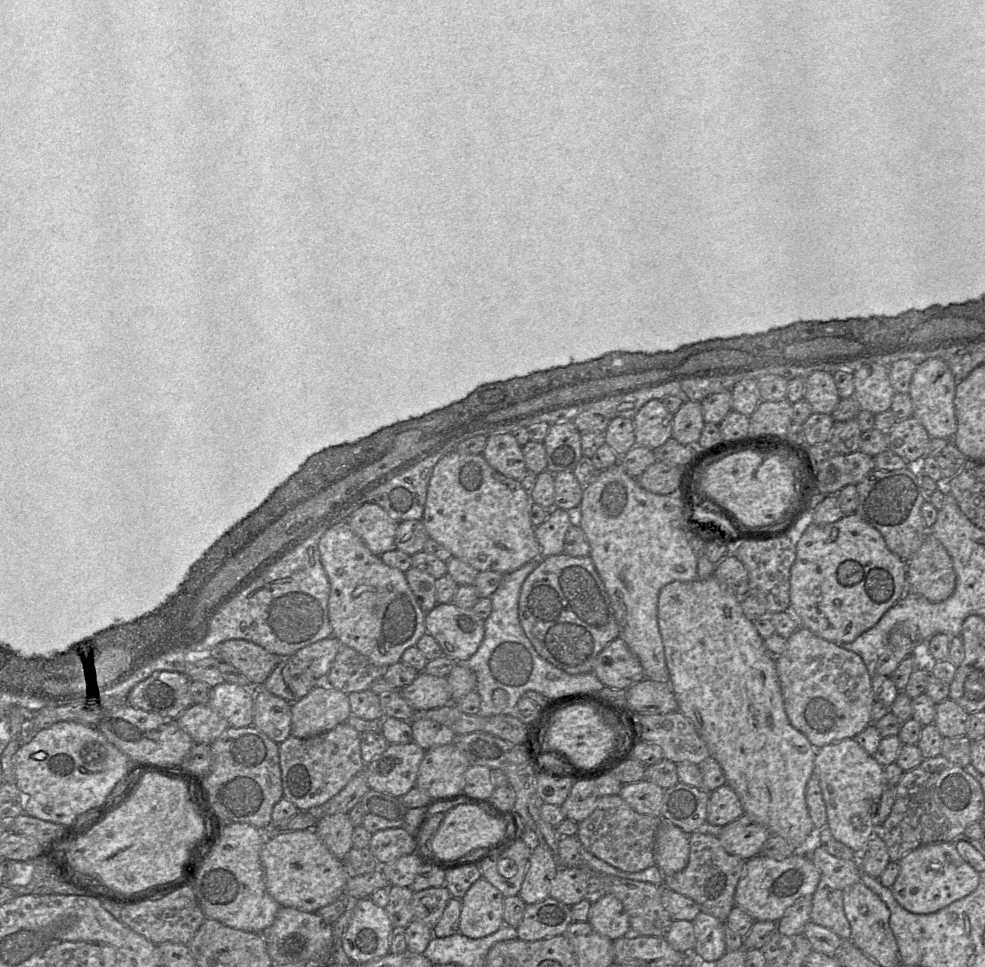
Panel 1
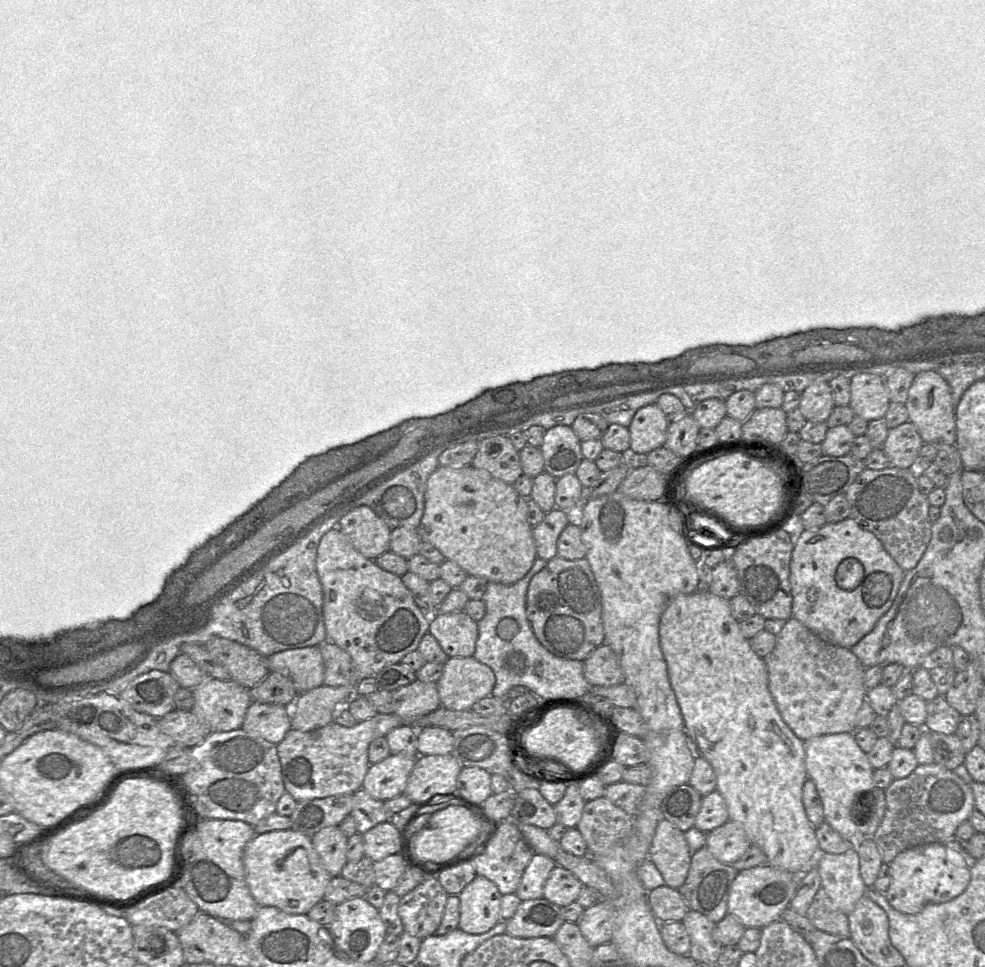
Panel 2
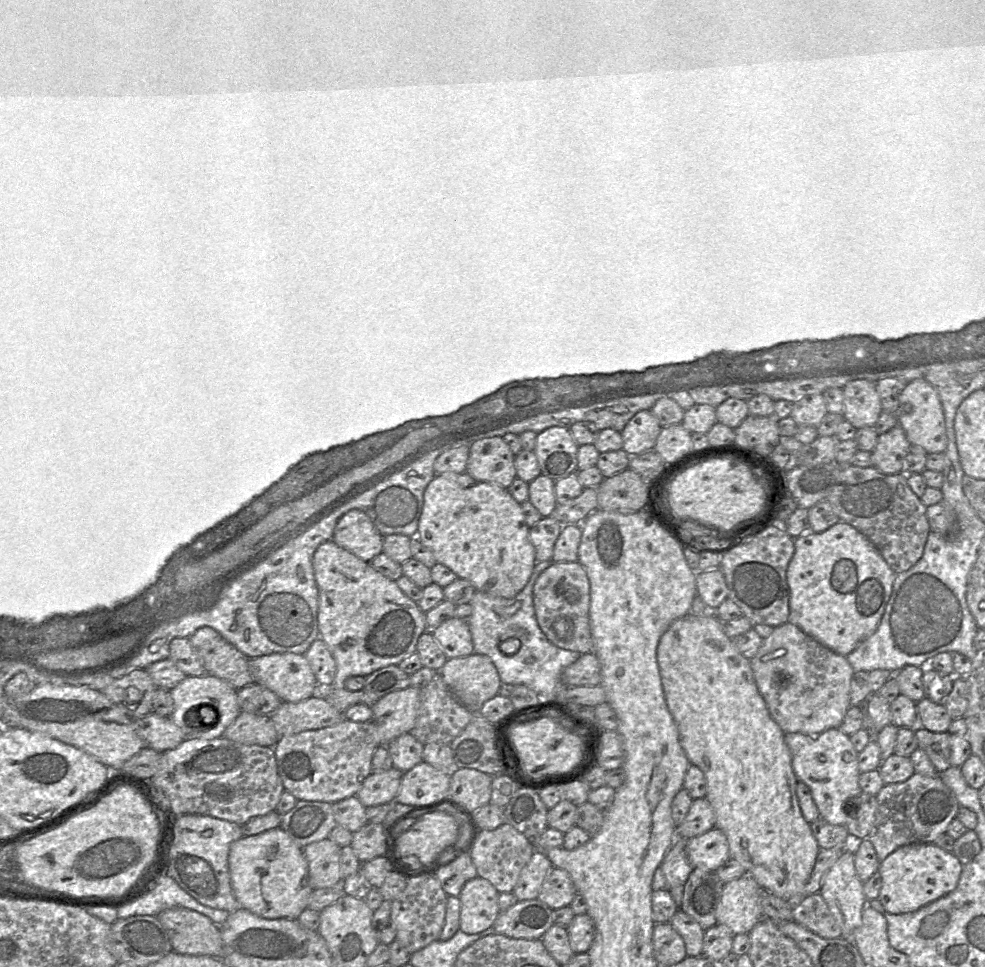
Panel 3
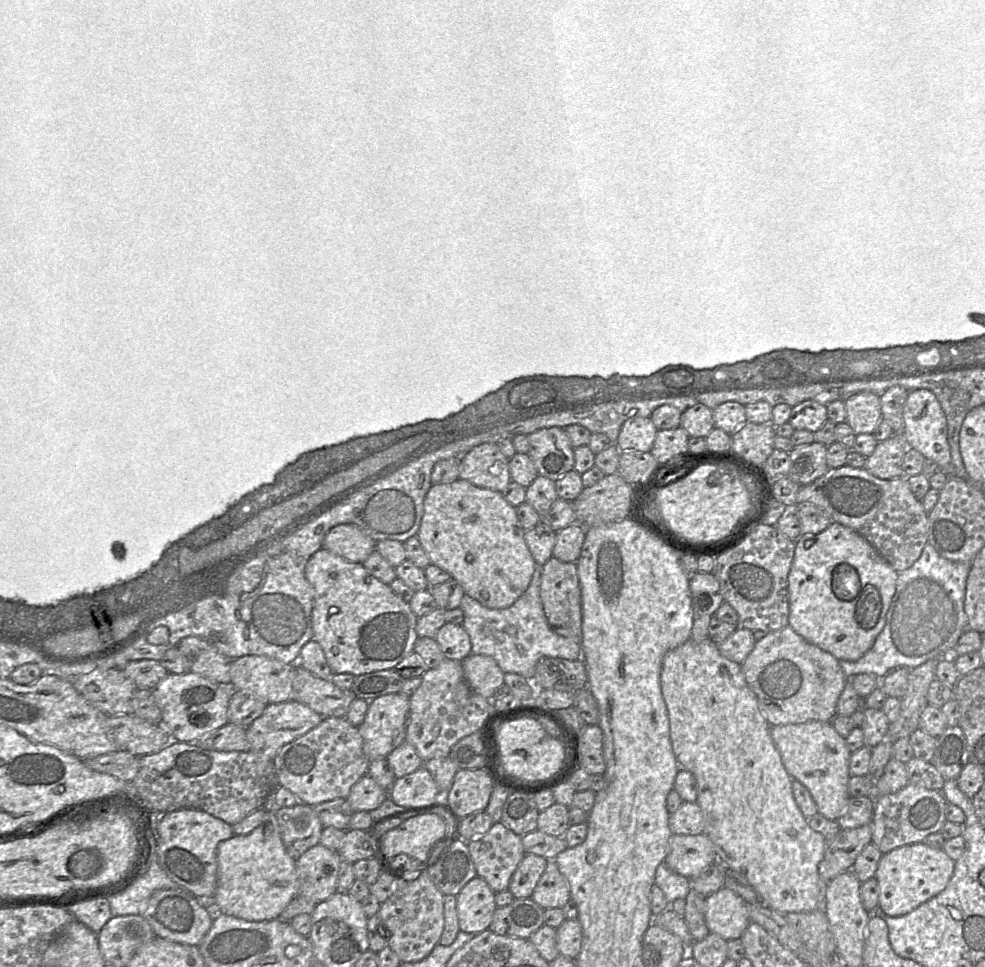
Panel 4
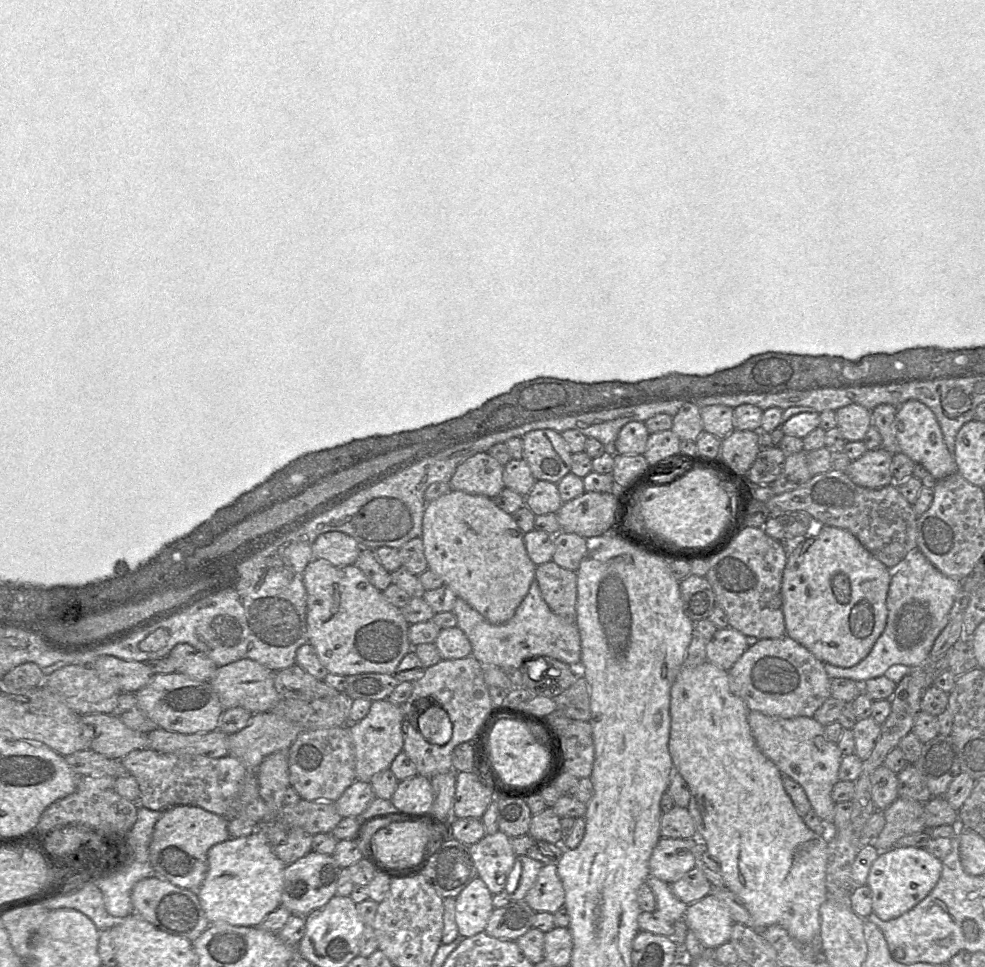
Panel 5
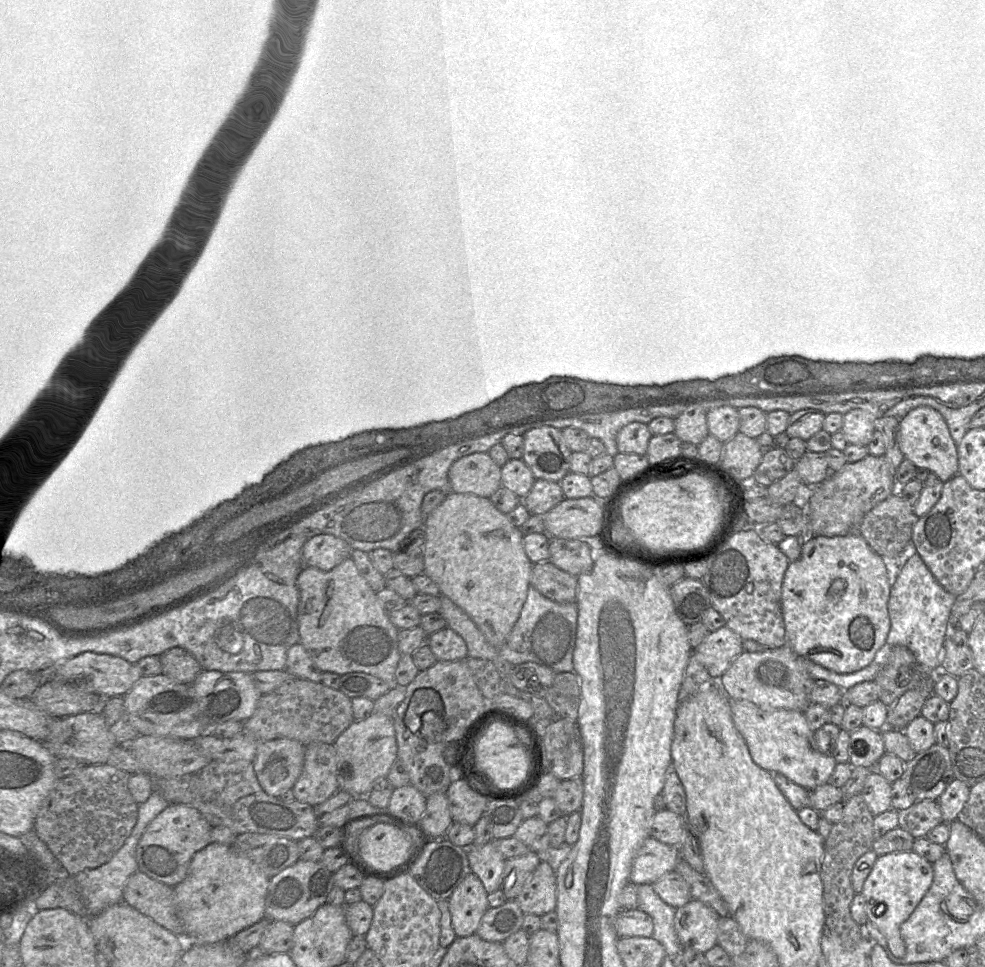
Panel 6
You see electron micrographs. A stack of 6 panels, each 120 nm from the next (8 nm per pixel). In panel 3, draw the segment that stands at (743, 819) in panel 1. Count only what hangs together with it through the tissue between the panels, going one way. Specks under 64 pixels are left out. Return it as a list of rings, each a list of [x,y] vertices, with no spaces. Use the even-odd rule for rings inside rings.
[[[717,827],[688,839],[686,853],[693,868],[710,871],[715,871],[730,858],[727,838]]]

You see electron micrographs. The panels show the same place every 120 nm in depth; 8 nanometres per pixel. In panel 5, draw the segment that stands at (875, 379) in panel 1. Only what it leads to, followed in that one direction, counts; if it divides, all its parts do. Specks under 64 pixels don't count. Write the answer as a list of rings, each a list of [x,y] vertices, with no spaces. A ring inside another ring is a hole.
[[[849,404],[835,413],[837,428],[846,441],[863,441],[867,430],[872,425],[871,411],[858,404]]]

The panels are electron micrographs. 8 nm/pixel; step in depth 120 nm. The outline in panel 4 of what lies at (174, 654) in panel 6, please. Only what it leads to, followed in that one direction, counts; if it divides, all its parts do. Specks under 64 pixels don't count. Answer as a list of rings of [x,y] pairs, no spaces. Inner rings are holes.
[[[188,637],[176,647],[189,660],[191,672],[218,684],[231,686],[230,667],[233,659],[222,654],[214,645],[198,637]]]

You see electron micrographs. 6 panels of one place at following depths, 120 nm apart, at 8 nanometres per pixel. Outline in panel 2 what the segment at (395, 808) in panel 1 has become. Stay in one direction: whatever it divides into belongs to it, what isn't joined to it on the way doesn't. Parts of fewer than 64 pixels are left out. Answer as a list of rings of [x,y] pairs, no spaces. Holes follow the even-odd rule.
[[[364,789],[354,792],[352,796],[350,815],[354,818],[356,830],[360,834],[366,833],[380,823],[389,822],[395,814],[385,809],[384,801],[374,799]]]

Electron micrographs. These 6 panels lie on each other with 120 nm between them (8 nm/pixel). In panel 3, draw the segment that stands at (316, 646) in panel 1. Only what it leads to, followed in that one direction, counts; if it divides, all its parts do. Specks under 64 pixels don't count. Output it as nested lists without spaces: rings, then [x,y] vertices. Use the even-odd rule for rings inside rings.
[[[273,653],[249,658],[249,670],[254,683],[273,691],[282,702],[310,698],[317,686],[309,662],[302,654]]]

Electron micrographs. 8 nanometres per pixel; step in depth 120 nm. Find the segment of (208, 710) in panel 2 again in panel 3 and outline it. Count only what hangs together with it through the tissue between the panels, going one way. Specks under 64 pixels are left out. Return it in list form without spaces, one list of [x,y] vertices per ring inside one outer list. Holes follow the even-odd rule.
[[[187,675],[185,679],[183,679],[176,687],[171,689],[170,692],[174,701],[174,711],[170,715],[170,718],[178,727],[183,730],[186,738],[214,739],[222,737],[227,727],[233,723],[233,721],[241,712],[237,701],[237,690],[225,680],[222,680],[215,676],[204,675],[197,677]],[[203,707],[212,707],[218,713],[218,722],[215,727],[211,729],[199,728],[190,724],[190,719],[193,720],[197,718],[197,712],[199,712],[200,718],[200,713],[204,711]]]

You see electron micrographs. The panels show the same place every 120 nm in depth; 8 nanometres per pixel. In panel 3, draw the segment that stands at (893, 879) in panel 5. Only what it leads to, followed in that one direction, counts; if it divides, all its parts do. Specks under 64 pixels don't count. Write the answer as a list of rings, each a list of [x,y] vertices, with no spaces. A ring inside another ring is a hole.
[[[914,843],[899,847],[879,864],[882,886],[879,901],[891,914],[914,912],[953,891],[963,865],[952,853],[934,843]]]

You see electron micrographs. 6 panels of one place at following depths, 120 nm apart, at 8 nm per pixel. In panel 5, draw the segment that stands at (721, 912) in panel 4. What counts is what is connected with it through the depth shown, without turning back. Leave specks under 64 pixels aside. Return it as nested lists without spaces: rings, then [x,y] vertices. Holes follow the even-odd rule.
[[[713,895],[688,905],[684,921],[706,949],[712,950],[729,942],[734,924],[728,908]]]

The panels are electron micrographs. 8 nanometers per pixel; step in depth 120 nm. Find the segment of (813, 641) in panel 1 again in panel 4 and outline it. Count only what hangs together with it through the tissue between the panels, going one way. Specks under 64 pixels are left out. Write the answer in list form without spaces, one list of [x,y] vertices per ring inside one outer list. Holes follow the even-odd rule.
[[[790,626],[768,632],[757,641],[751,653],[741,663],[741,670],[757,698],[760,713],[771,726],[806,723],[811,720],[831,722],[837,715],[837,702],[848,680],[838,659],[805,640]]]

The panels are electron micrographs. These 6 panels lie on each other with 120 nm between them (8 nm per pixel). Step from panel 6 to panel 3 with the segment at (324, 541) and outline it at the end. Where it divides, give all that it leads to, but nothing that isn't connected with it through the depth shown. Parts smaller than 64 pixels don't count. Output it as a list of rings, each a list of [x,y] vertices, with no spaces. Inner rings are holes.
[[[357,509],[348,511],[339,519],[332,540],[365,562],[383,552],[384,537],[371,519]]]

